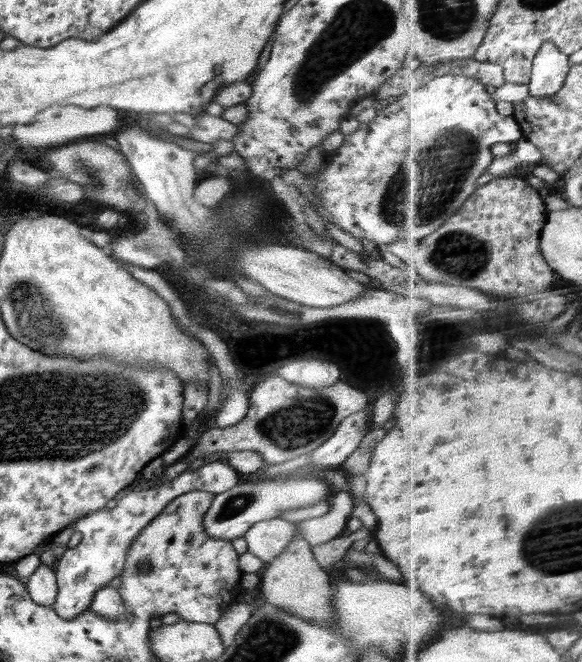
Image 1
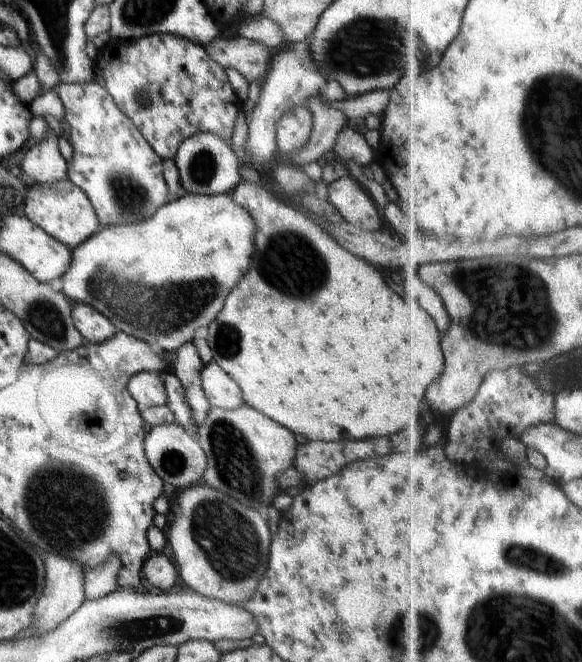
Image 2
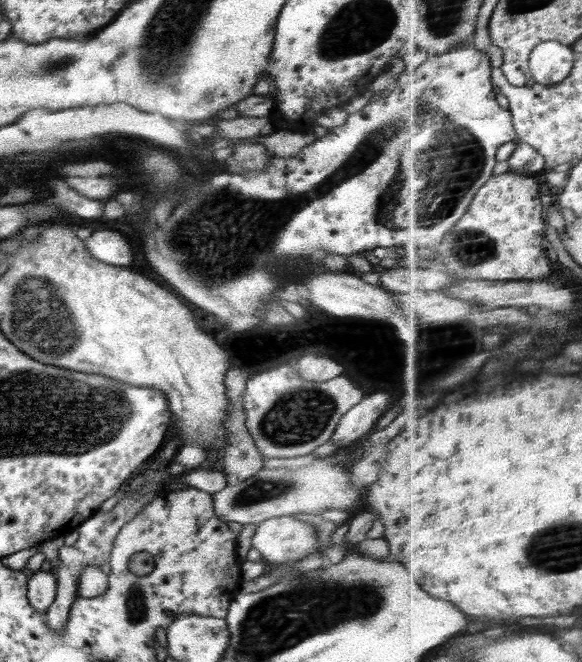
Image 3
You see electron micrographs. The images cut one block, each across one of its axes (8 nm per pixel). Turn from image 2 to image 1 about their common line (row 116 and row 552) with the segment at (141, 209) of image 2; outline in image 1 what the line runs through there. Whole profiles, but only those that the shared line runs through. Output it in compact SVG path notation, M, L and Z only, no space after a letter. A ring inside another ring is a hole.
M224 459L205 462L198 470L191 471L188 468L173 480L151 486L148 490L131 491L117 501L112 509L105 507L80 517L71 524L71 528L82 534L82 540L76 547L67 548L54 565L57 578L57 597L52 606L54 612L60 619L74 620L88 610L96 592L107 586L114 577L121 576L131 544L171 500L192 490L217 495L234 488L242 479Z

